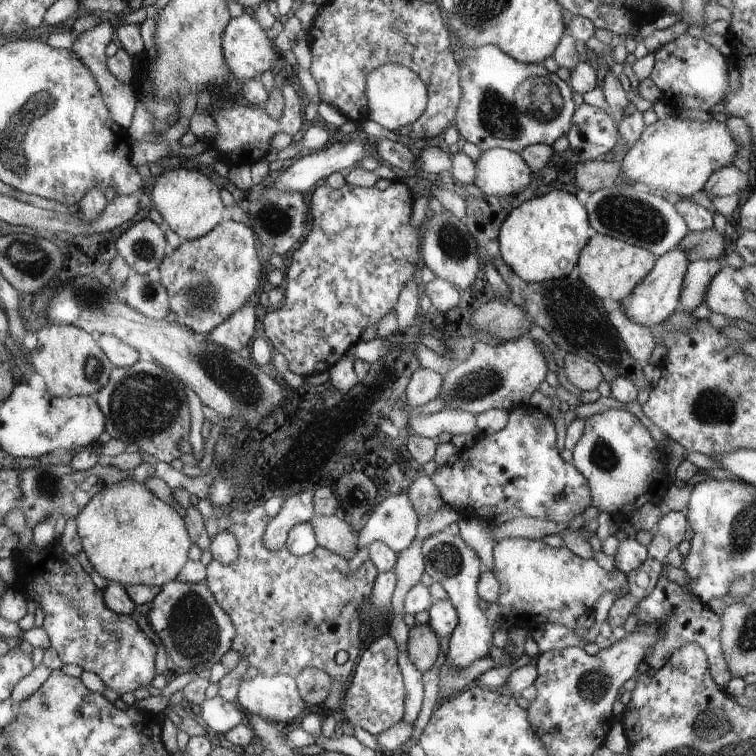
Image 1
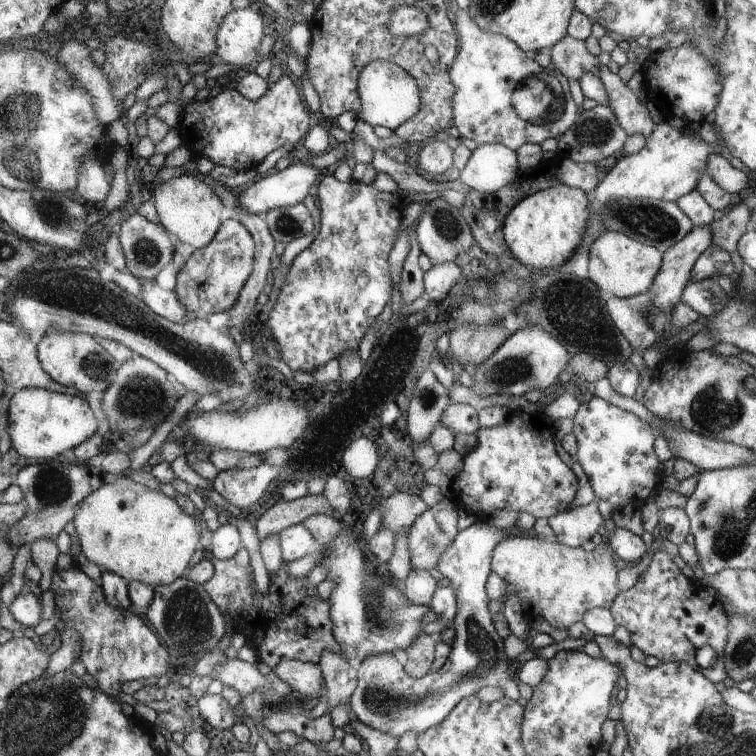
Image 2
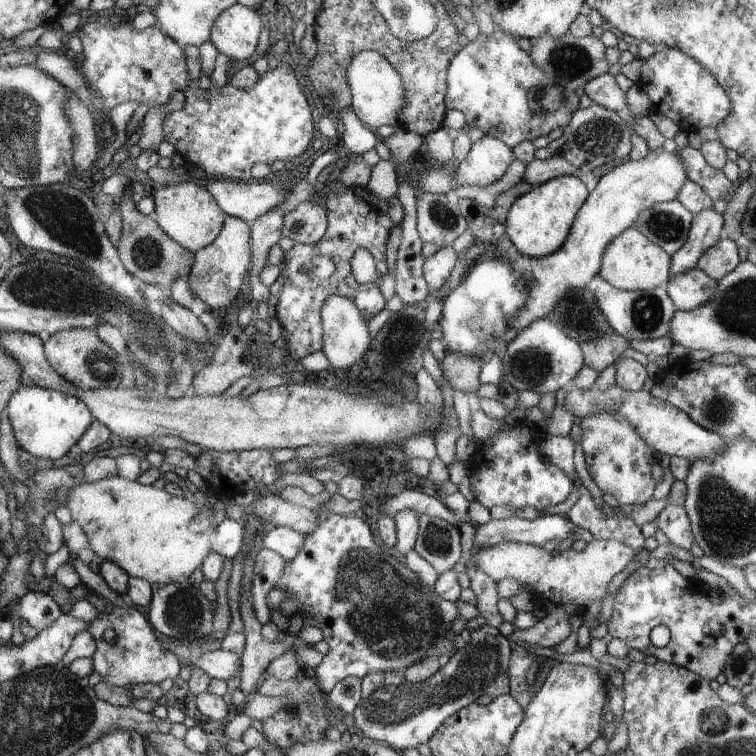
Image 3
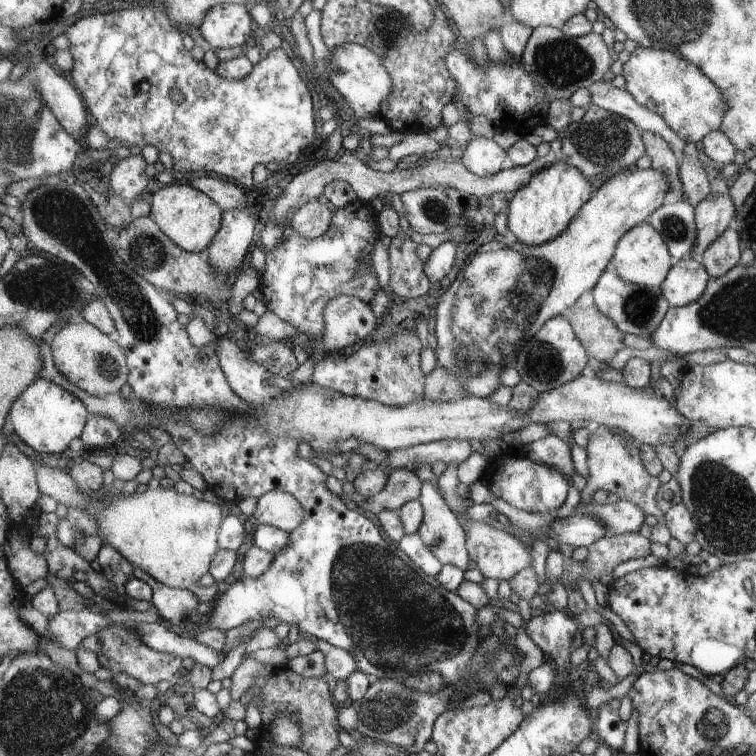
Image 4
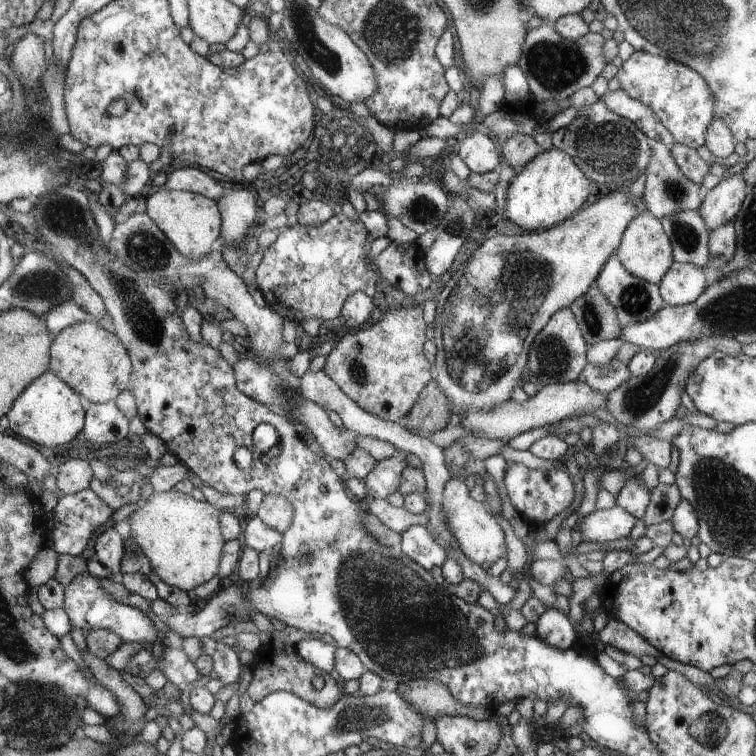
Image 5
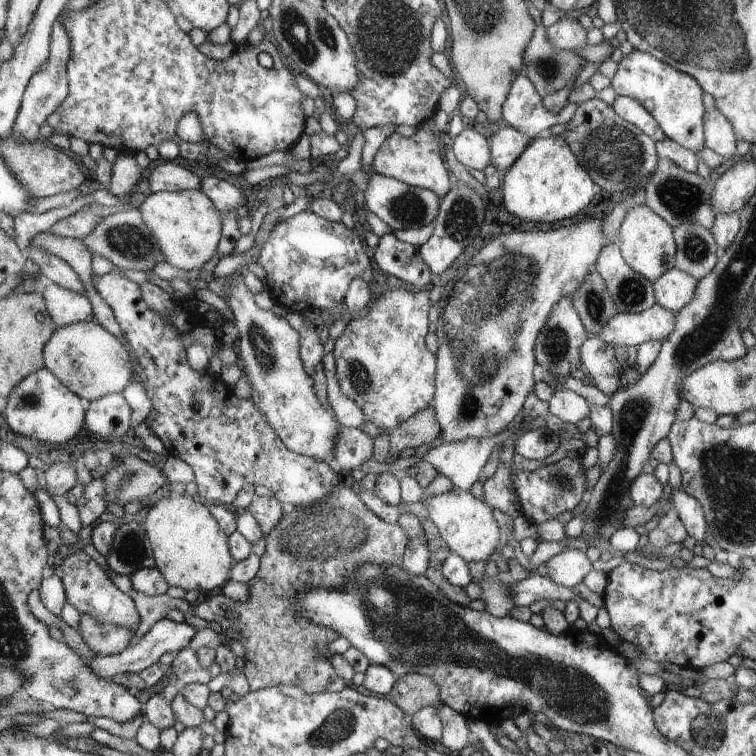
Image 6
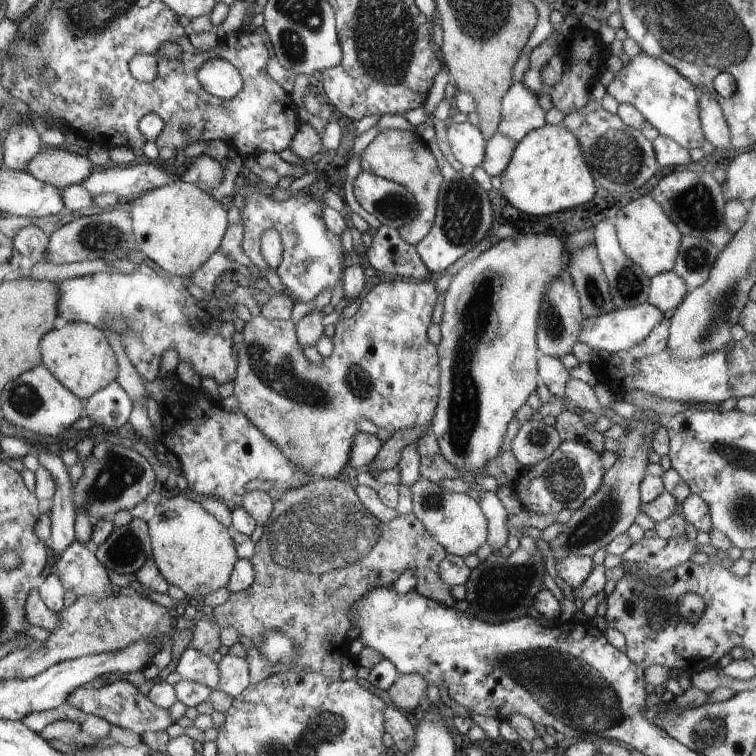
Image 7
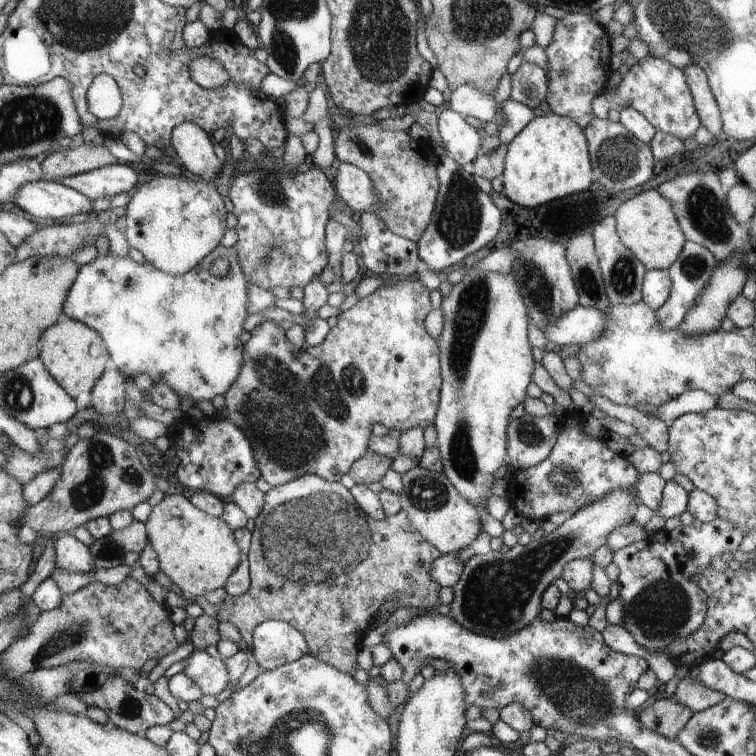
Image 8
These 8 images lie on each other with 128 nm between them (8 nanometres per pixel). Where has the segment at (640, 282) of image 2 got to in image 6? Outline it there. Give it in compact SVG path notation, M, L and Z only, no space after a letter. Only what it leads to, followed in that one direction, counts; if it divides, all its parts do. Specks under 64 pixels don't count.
M649 205L634 206L624 218L616 240L625 260L642 276L655 281L676 267L677 241L669 221L655 213Z

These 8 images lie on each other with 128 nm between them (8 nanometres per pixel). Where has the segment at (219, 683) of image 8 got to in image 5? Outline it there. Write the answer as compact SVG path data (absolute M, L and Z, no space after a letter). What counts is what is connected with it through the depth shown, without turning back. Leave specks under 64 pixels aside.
M166 648L161 660L156 664L156 659L151 650L142 649L132 658L130 666L124 670L124 673L133 674L138 678L146 678L153 670L158 669L164 674L167 680L176 684L179 688L199 680L198 670L193 662L182 649Z

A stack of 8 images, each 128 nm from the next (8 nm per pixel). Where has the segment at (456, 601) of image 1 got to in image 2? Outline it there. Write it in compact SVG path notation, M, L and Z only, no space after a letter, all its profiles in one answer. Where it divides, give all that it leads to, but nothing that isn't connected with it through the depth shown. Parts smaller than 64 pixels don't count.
M478 522L460 531L456 538L450 542L448 548L444 548L440 560L438 560L437 571L444 578L450 580L450 586L457 592L457 614L455 616L454 630L456 631L455 638L451 643L451 652L442 668L436 672L429 672L423 677L415 679L406 672L406 664L402 664L402 660L398 660L398 656L394 652L386 652L386 654L376 654L370 656L366 660L362 660L358 670L358 683L356 689L352 693L349 701L350 708L354 713L355 719L359 720L366 726L372 726L388 732L392 736L399 738L402 734L414 732L414 734L422 734L429 731L430 728L437 727L449 714L454 710L461 700L480 692L481 688L486 686L495 686L504 692L506 698L512 700L520 700L520 691L518 691L518 680L516 674L510 672L509 656L505 653L505 640L498 636L494 629L493 615L488 611L489 598L486 594L485 584L490 576L490 556L493 554L496 544L500 540L504 540L508 536L508 529L496 528L490 522Z

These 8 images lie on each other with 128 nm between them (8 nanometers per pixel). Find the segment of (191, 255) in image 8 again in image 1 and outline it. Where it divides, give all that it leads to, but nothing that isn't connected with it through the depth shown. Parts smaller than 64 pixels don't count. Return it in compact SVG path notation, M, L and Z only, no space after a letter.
M165 170L149 187L148 193L154 208L162 215L166 228L171 228L182 240L202 238L223 221L224 204L220 200L218 186L201 170Z

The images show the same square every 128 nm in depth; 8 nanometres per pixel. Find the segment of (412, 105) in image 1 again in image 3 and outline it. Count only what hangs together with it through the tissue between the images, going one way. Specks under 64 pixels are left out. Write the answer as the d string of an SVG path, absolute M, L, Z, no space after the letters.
M362 51L354 56L346 72L352 94L350 107L354 114L372 130L378 130L384 124L398 126L401 122L401 112L409 100L406 97L405 80L390 64L389 59L376 51Z

